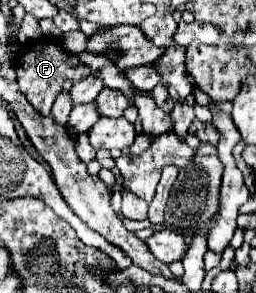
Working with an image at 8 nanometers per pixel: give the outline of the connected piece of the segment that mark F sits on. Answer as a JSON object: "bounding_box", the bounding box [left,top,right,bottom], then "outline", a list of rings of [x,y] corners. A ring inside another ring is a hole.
{"bounding_box":[17,42,91,116],"outline":[[[45,42],[45,44],[37,44],[37,46],[29,46],[25,50],[19,52],[17,58],[17,82],[21,92],[25,94],[25,98],[33,104],[33,108],[45,116],[51,114],[51,106],[55,102],[55,98],[61,94],[65,80],[77,82],[81,78],[87,78],[91,74],[89,66],[85,66],[77,56],[65,52],[65,48],[57,46],[55,42]]]}

